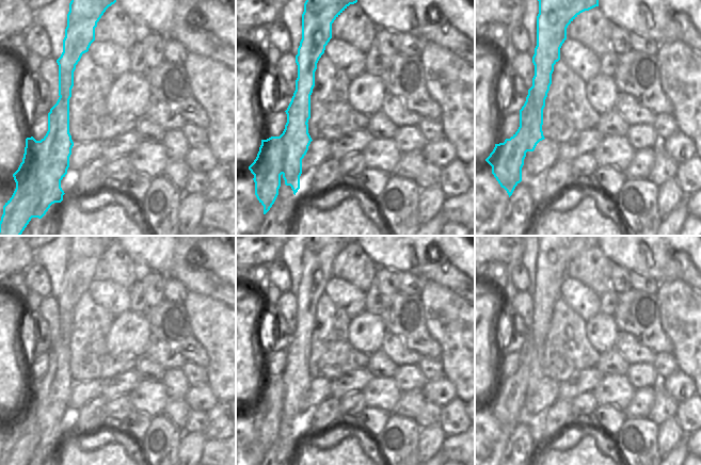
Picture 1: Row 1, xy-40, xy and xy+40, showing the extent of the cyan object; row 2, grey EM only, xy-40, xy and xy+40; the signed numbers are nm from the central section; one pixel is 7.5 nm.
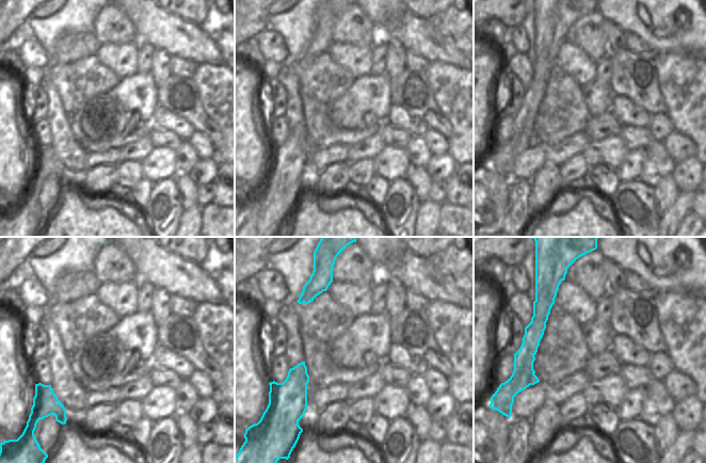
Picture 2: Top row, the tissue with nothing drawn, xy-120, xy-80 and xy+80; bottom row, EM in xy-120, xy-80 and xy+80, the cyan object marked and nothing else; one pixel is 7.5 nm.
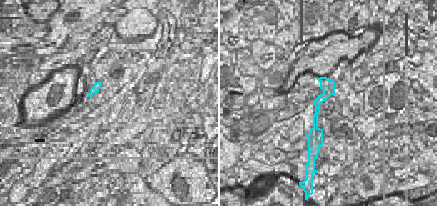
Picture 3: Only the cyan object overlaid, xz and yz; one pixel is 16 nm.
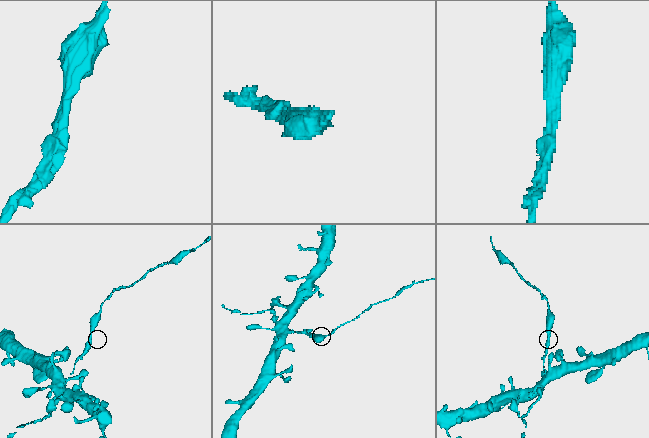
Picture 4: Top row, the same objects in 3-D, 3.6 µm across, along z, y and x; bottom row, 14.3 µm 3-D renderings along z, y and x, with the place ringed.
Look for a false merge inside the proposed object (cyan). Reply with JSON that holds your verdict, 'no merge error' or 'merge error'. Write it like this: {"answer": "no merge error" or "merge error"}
{"answer": "merge error"}

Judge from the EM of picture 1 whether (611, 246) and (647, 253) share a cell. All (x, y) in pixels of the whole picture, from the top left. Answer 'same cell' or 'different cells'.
same cell

